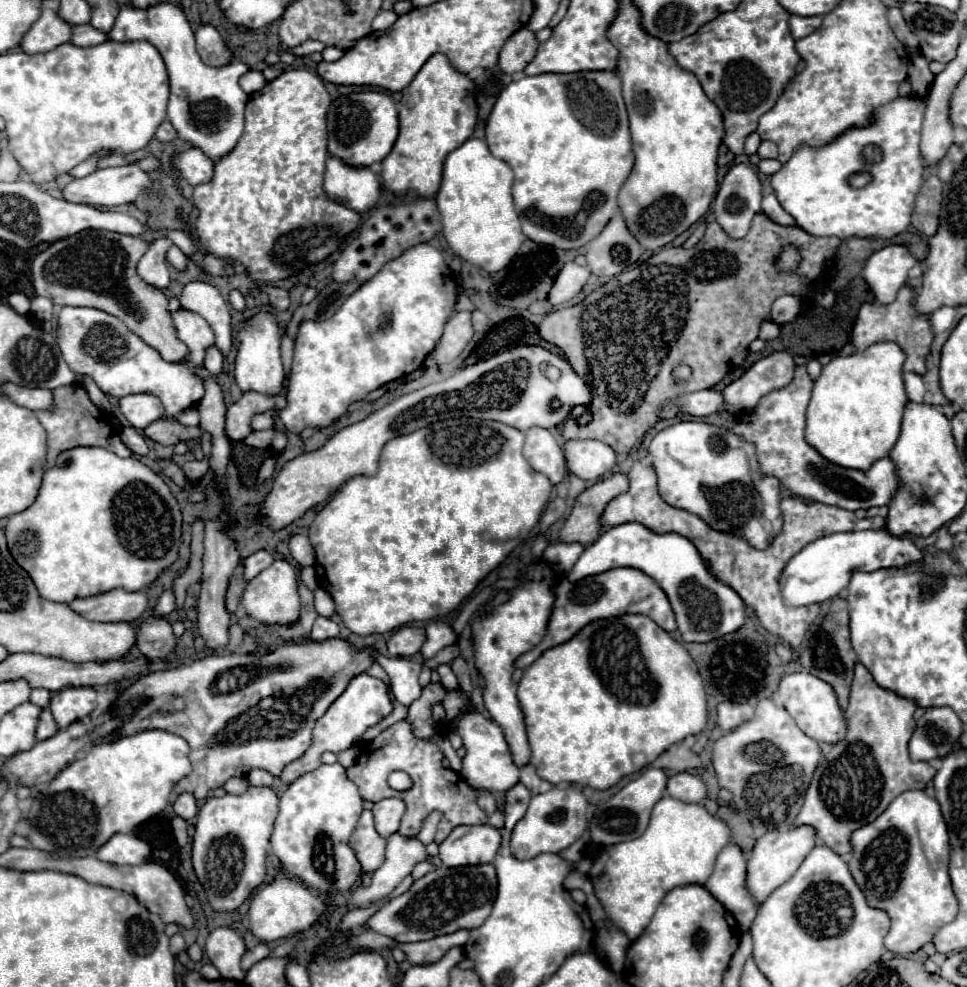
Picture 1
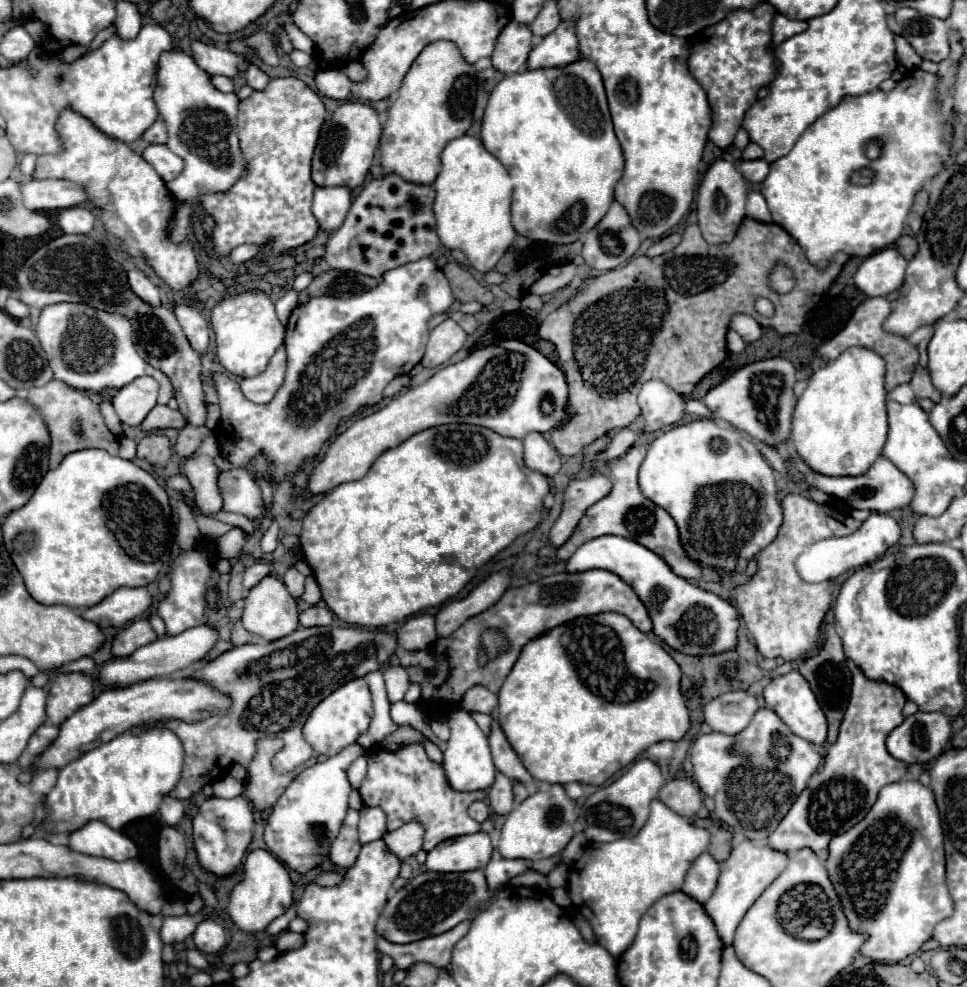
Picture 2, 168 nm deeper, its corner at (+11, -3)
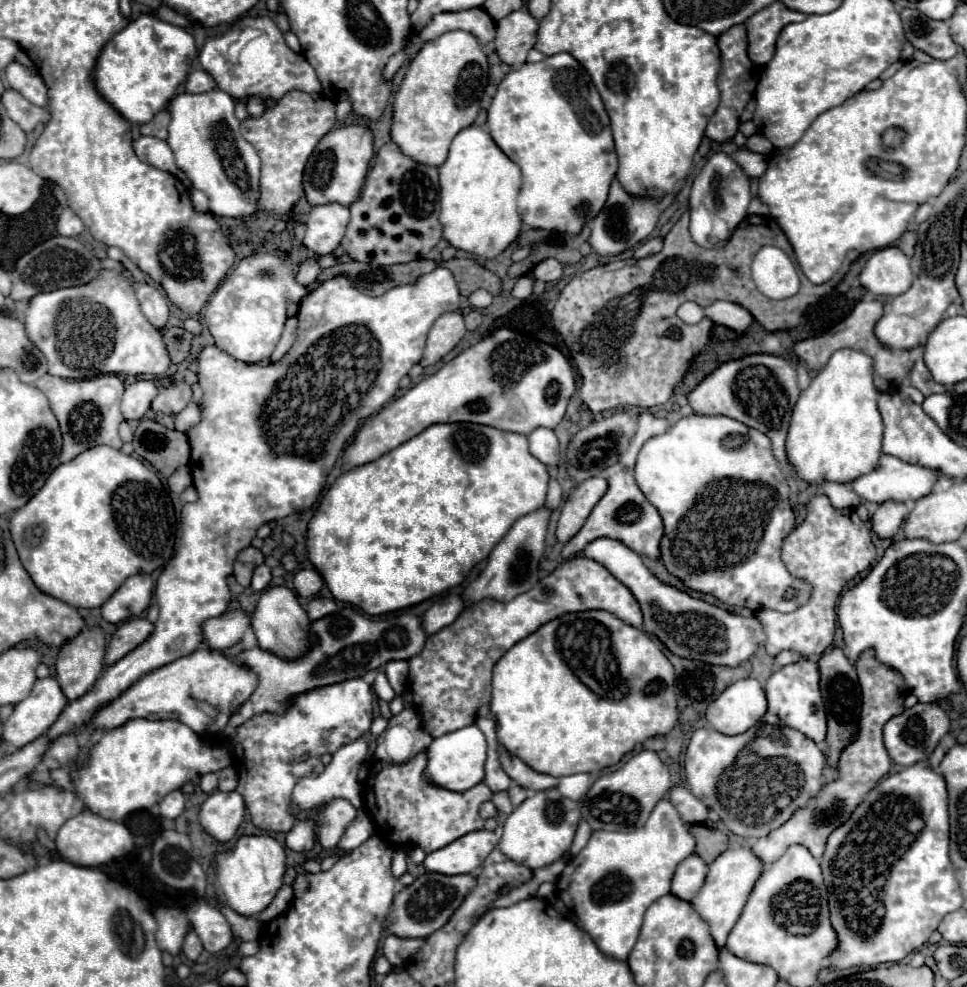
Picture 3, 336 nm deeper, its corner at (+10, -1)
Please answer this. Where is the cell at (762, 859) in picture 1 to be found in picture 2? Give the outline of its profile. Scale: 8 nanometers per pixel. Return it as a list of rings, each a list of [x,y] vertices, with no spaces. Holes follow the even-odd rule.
[[[746,839],[732,849],[730,857],[720,865],[722,873],[720,873],[718,887],[716,887],[712,899],[708,899],[708,903],[704,903],[704,909],[708,911],[708,915],[712,915],[712,921],[716,923],[716,931],[720,931],[720,939],[724,939],[726,945],[730,945],[734,941],[734,931],[736,931],[740,919],[750,909],[750,905],[784,871],[786,865],[788,865],[786,853],[780,853],[758,841]]]

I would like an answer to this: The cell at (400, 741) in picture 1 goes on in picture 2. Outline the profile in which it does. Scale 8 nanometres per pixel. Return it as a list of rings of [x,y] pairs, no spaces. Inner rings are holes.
[[[418,743],[404,745],[396,751],[370,749],[366,751],[368,773],[358,789],[366,807],[382,807],[388,817],[388,831],[402,827],[408,821],[420,821],[426,825],[424,851],[434,849],[440,841],[450,837],[460,837],[468,833],[478,833],[480,823],[468,815],[470,803],[484,799],[486,791],[460,793],[454,791],[446,779],[444,769],[432,763],[424,751],[418,751]]]

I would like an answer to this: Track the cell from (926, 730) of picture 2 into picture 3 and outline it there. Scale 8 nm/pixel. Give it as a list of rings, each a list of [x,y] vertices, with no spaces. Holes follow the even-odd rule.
[[[917,703],[911,709],[905,709],[901,715],[891,717],[883,729],[883,737],[893,763],[907,767],[927,759],[947,731],[949,731],[949,717],[937,703]]]

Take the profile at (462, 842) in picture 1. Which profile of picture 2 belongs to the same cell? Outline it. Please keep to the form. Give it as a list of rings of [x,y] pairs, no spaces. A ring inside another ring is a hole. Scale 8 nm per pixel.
[[[484,831],[472,835],[460,835],[446,839],[436,845],[426,859],[428,871],[454,873],[454,871],[474,871],[482,869],[492,855],[490,835]]]

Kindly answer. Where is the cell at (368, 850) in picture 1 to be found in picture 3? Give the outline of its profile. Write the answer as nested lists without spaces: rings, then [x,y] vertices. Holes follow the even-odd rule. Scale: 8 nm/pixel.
[[[331,799],[315,817],[315,835],[323,849],[335,849],[357,811],[347,799]]]

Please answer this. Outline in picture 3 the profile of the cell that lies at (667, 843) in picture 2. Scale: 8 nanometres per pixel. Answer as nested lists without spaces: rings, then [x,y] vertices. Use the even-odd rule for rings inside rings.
[[[661,799],[647,823],[631,833],[593,831],[589,843],[557,879],[559,899],[575,913],[579,929],[591,935],[605,957],[627,961],[647,907],[669,893],[673,869],[693,853],[693,835],[667,799]]]

